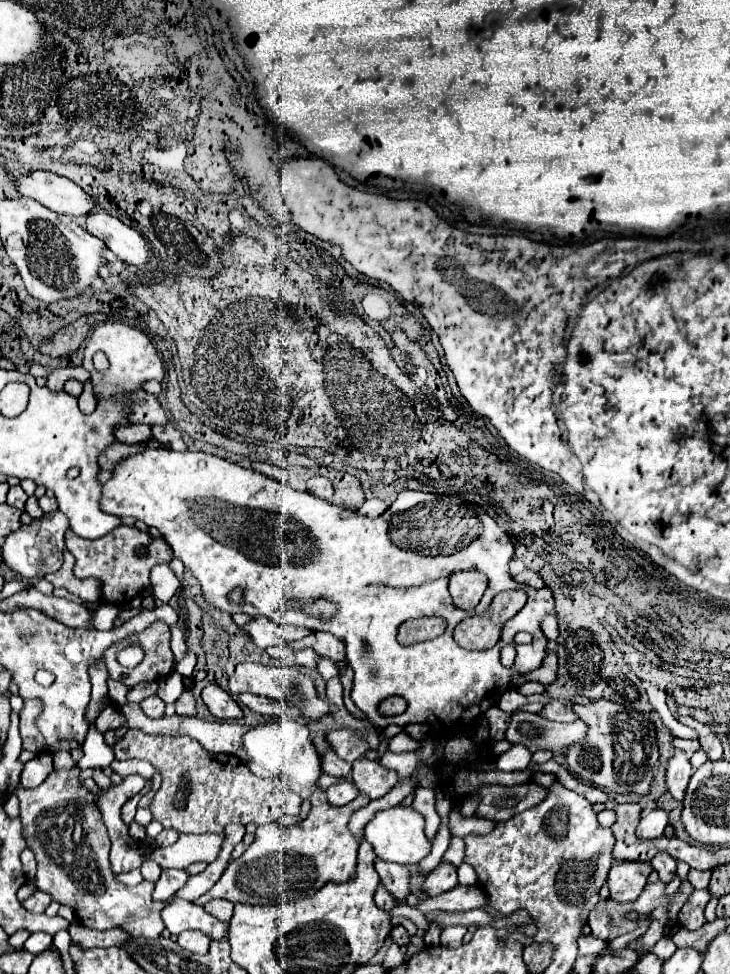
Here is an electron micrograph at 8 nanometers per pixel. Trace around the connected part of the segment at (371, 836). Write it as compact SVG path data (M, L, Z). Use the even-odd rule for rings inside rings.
M402 805L378 811L374 819L366 825L366 841L372 843L376 857L400 865L416 865L432 849L430 839L424 835L424 817L412 807L402 807Z

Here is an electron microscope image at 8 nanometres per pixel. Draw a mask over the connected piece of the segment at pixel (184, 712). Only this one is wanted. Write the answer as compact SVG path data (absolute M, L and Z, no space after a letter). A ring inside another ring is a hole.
M184 691L180 695L180 699L176 701L176 713L180 713L180 717L188 717L190 713L196 713L196 701L192 691Z

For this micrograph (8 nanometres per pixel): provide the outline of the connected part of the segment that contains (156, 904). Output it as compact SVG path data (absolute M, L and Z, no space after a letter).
M78 767L56 771L56 781L46 779L34 789L16 787L14 791L20 801L24 841L36 855L36 887L52 895L52 901L72 907L84 927L98 931L118 927L124 929L130 937L158 939L164 931L160 913L172 901L154 901L154 885L128 887L114 881L114 873L110 871L108 861L110 839L100 811L90 801L92 795L82 785L82 781L78 781L78 773Z

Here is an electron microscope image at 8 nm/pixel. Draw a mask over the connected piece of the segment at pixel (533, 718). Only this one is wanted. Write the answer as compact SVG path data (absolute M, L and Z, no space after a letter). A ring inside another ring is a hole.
M518 711L512 715L506 739L510 743L520 743L534 753L540 749L552 749L554 745L566 749L568 745L580 743L586 737L586 729L586 723L580 719L574 723L554 723L542 719L540 715Z

